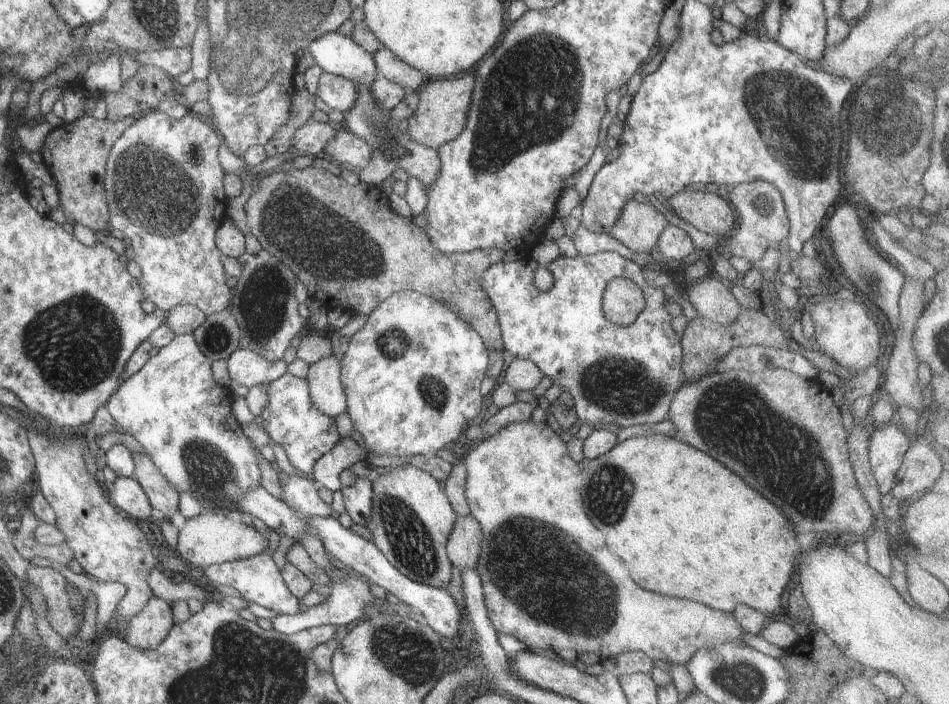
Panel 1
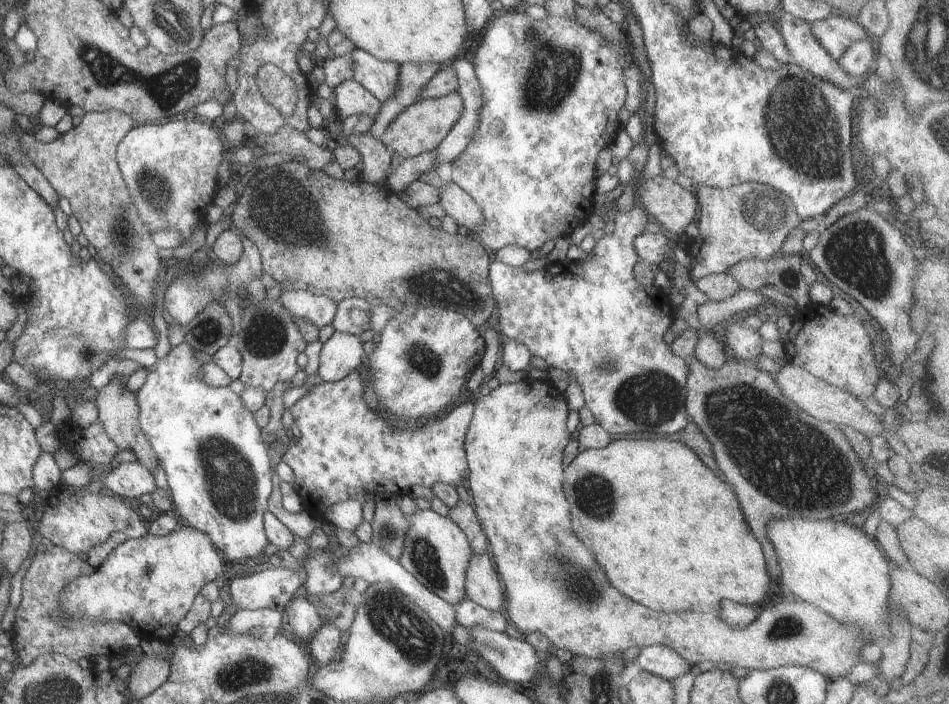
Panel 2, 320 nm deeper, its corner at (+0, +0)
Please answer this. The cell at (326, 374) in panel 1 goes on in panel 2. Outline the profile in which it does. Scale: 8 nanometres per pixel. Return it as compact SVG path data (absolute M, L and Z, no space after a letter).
M335 330L323 342L319 353L318 374L321 378L328 382L338 382L361 365L366 366L363 343L360 336Z

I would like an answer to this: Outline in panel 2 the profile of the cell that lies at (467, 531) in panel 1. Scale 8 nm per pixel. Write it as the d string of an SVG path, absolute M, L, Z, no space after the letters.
M487 553L472 555L466 573L466 598L482 608L504 613L506 608L505 588L493 560Z

